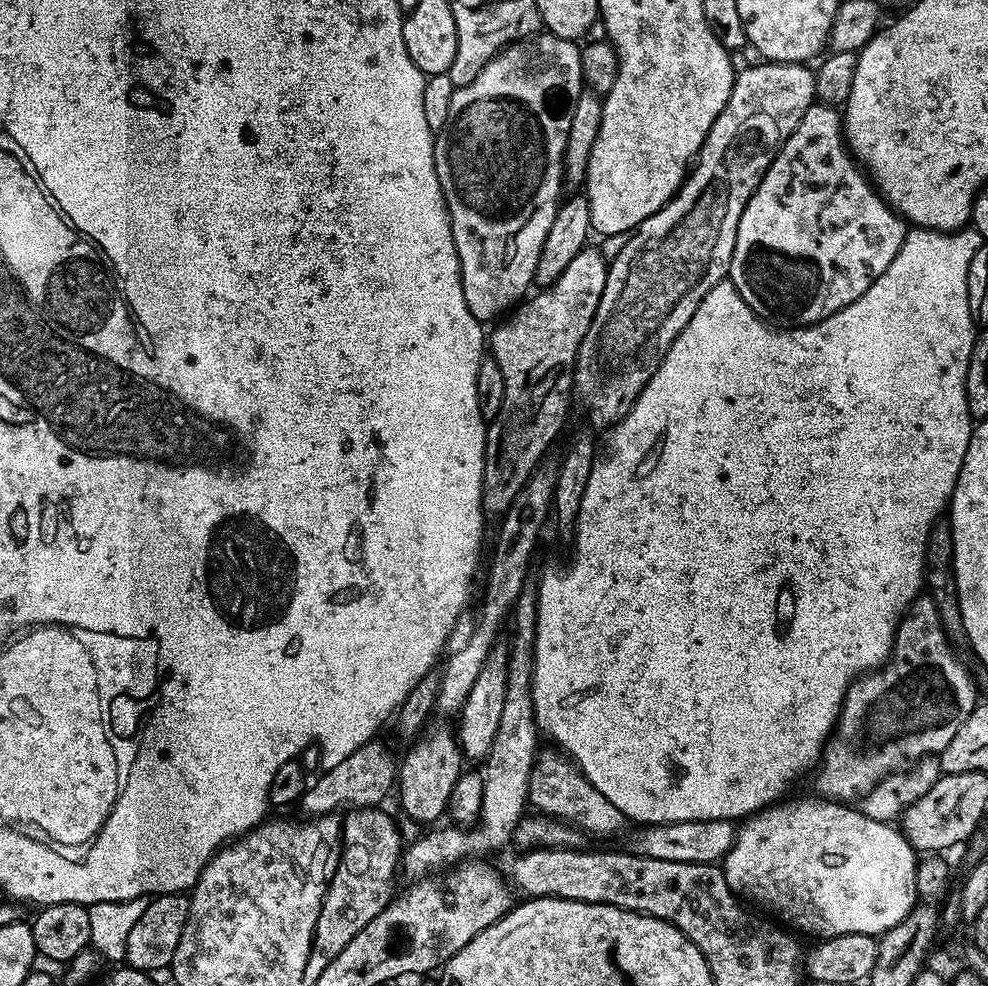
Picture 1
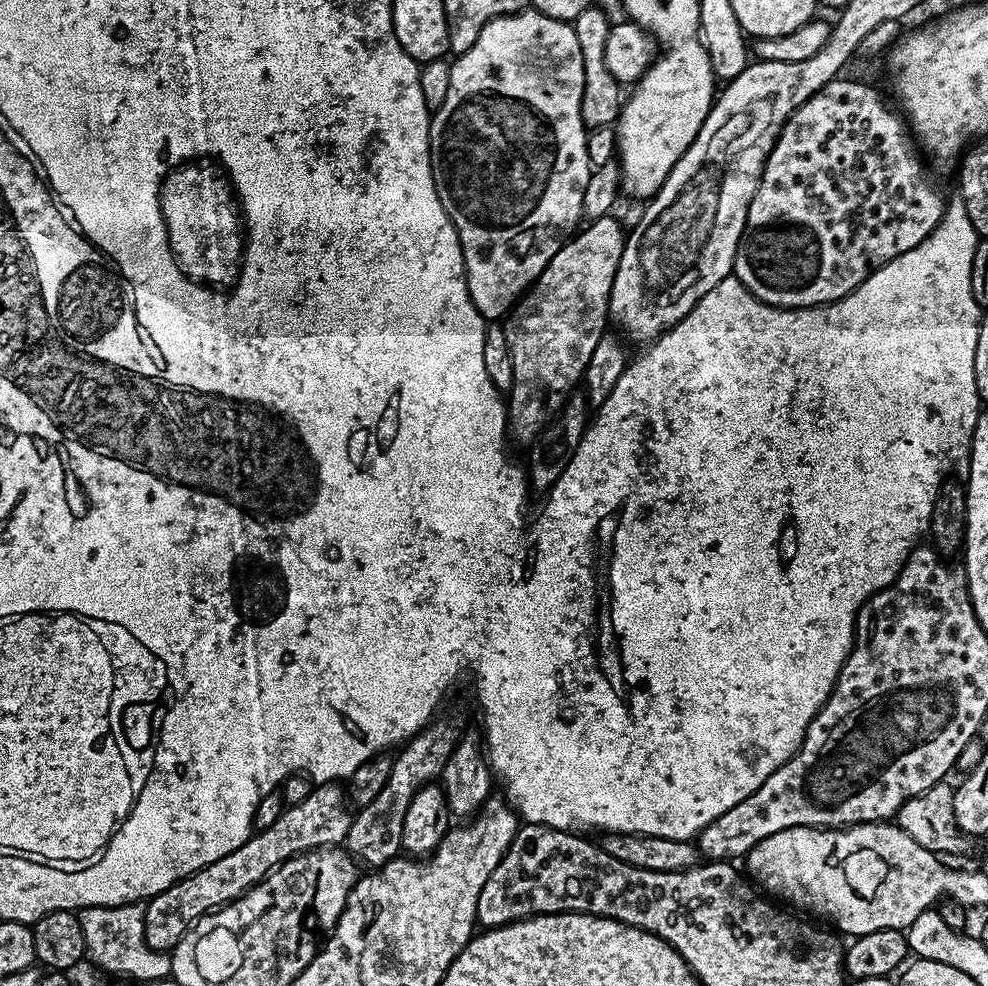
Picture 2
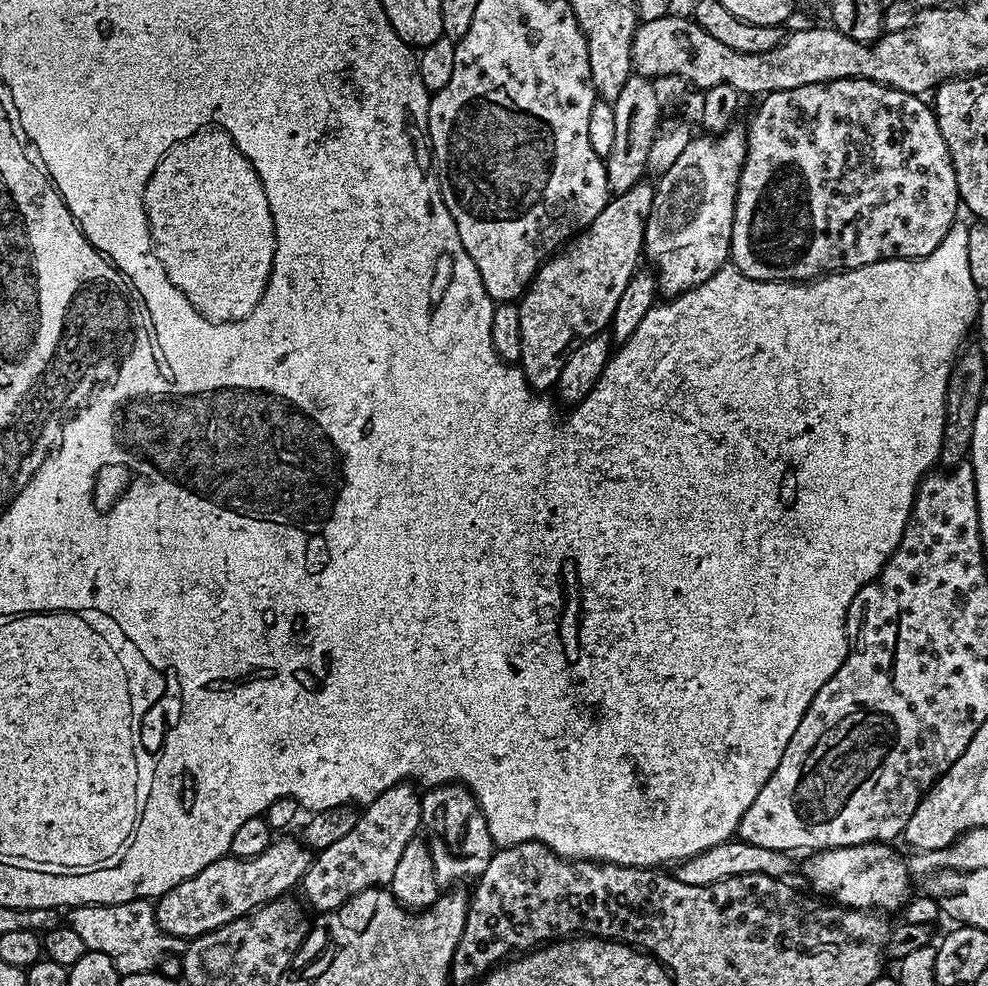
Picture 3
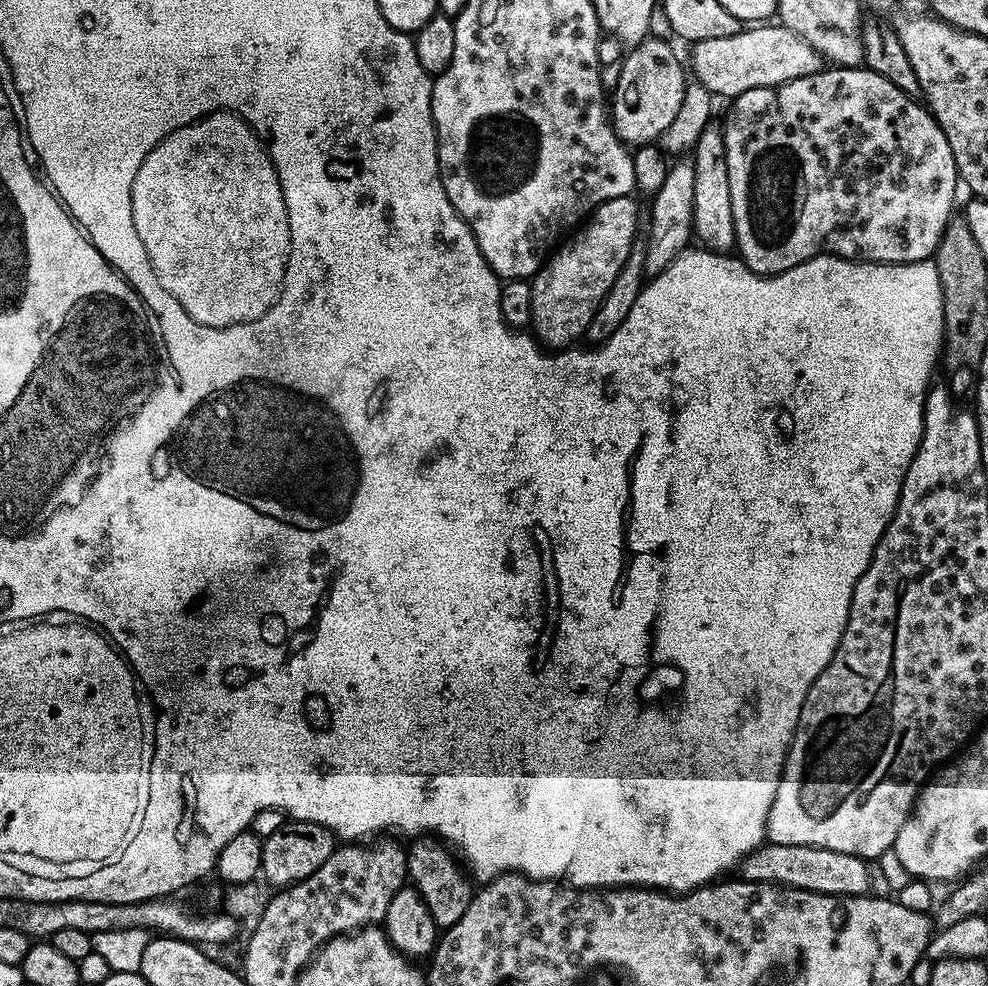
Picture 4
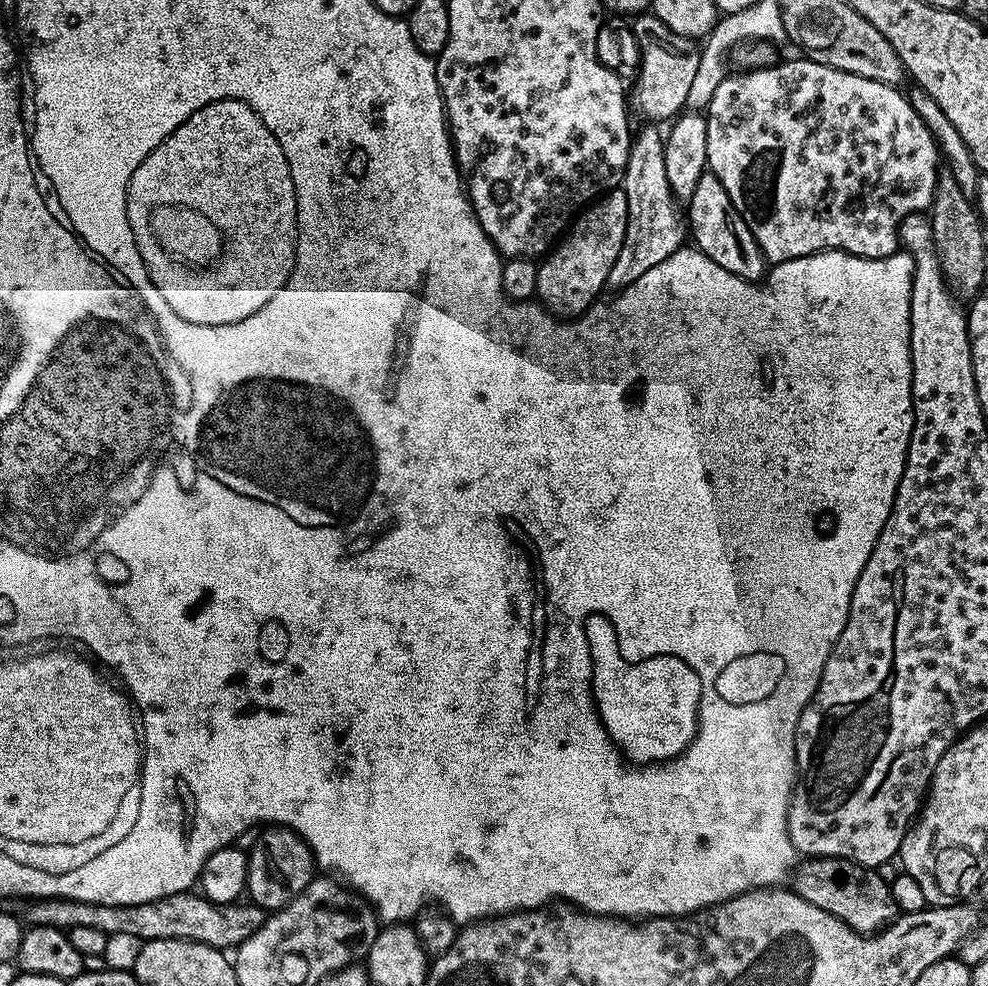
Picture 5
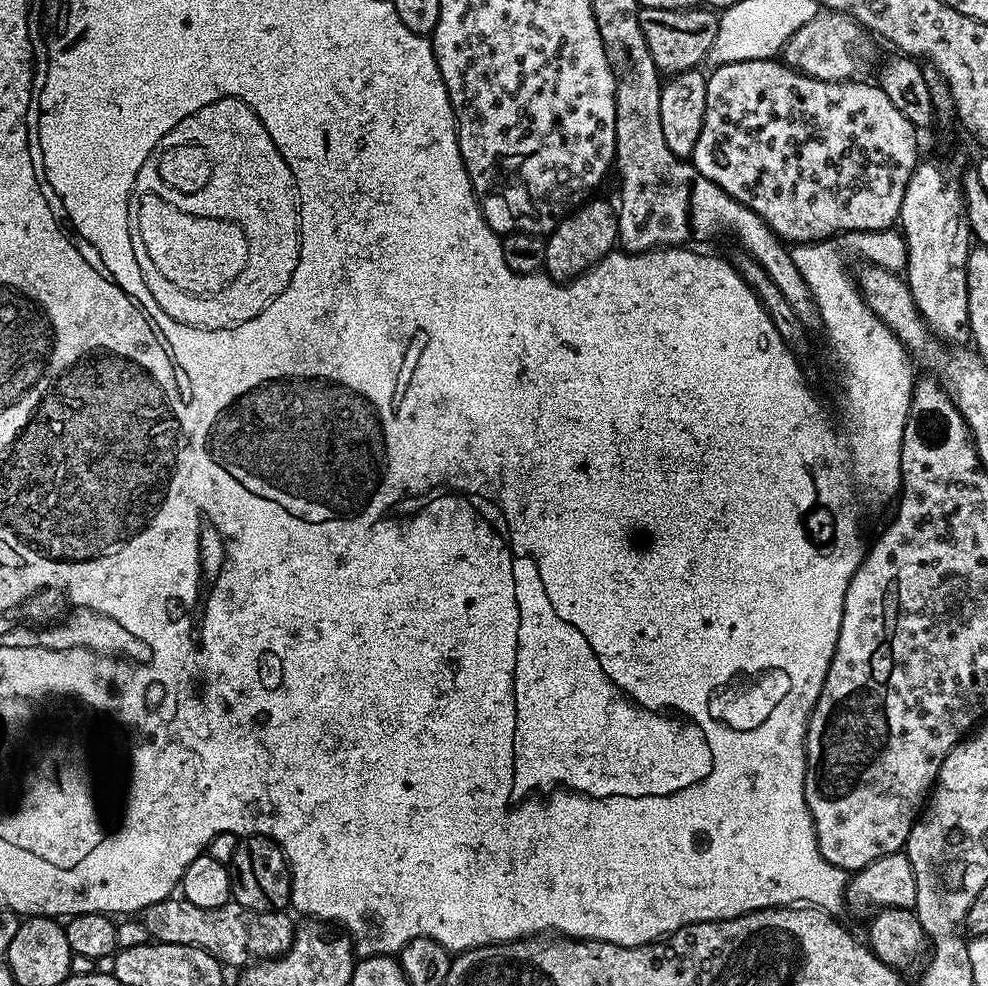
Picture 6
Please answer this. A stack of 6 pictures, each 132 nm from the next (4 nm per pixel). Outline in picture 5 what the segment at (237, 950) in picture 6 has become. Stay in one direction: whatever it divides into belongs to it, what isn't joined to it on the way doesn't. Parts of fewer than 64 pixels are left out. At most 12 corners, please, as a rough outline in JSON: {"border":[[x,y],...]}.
{"border":[[192,890],[141,904],[32,898],[23,919],[235,949],[266,919]]}

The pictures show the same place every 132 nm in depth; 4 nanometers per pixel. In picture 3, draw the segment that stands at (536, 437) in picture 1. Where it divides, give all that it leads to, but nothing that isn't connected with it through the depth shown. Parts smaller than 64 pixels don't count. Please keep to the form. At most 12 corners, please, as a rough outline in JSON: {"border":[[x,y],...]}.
{"border":[[641,182],[545,260],[518,301],[519,367],[555,389],[642,260]]}

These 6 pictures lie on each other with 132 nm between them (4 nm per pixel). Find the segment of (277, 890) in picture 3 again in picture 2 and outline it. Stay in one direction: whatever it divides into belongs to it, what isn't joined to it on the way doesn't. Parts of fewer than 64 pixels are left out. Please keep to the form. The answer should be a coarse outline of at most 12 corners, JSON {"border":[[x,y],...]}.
{"border":[[339,783],[313,787],[234,854],[144,909],[167,953],[207,912],[279,864],[343,845],[353,813]]}

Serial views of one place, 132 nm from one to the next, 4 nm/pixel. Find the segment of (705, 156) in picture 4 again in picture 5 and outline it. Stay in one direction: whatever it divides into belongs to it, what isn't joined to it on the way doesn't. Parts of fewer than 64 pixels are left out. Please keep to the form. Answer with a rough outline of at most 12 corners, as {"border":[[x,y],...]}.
{"border":[[705,170],[686,201],[690,240],[749,282],[766,261],[726,186]]}

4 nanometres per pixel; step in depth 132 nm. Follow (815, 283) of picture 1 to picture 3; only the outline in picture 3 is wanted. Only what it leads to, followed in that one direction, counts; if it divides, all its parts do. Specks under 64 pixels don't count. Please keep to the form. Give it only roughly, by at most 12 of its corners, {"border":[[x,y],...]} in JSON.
{"border":[[873,80],[769,92],[731,263],[803,282],[957,223],[935,111]]}

